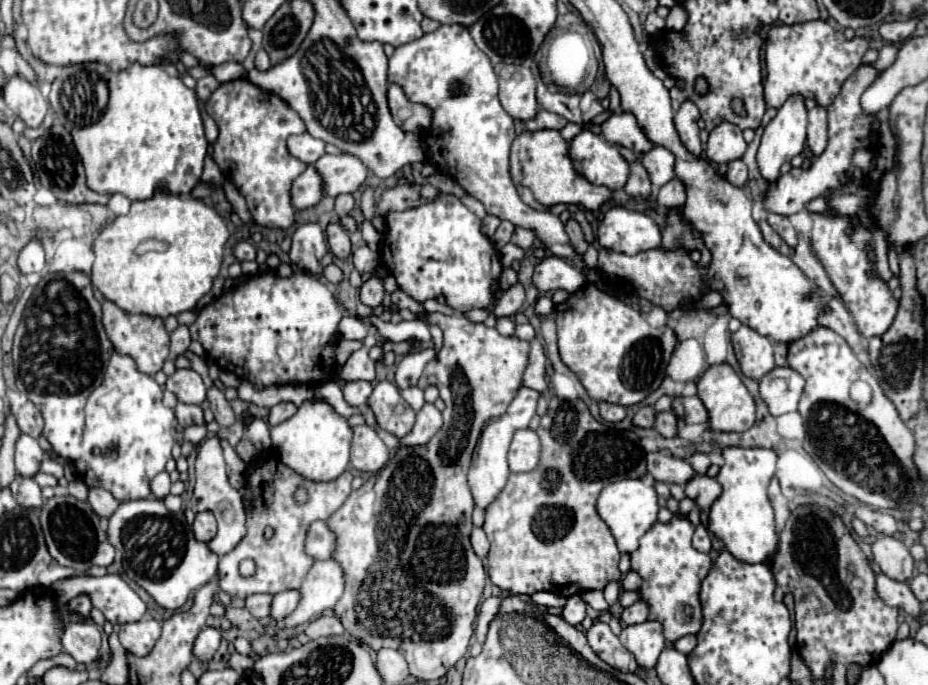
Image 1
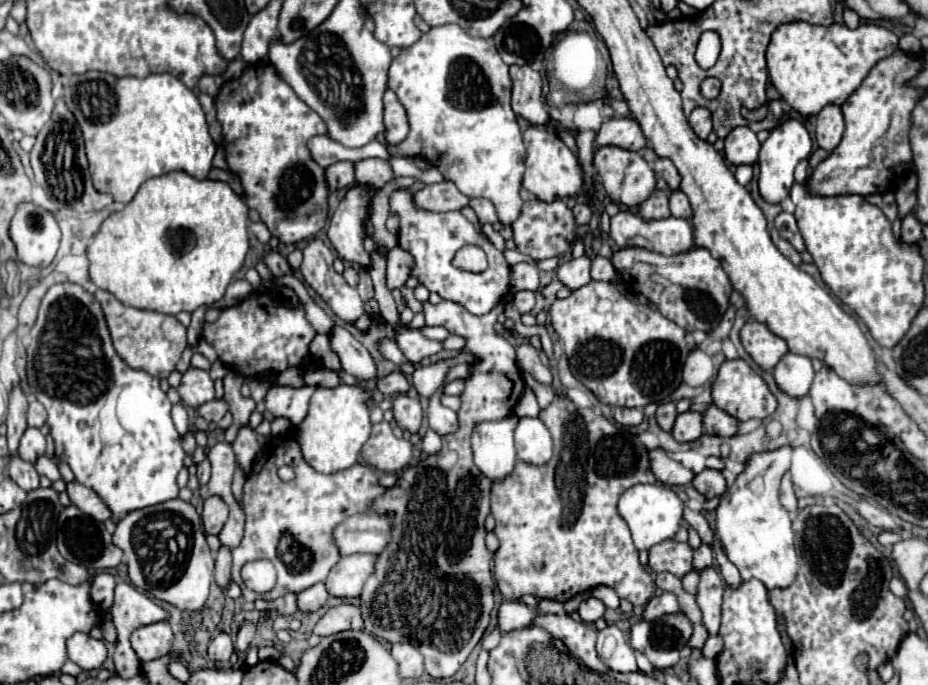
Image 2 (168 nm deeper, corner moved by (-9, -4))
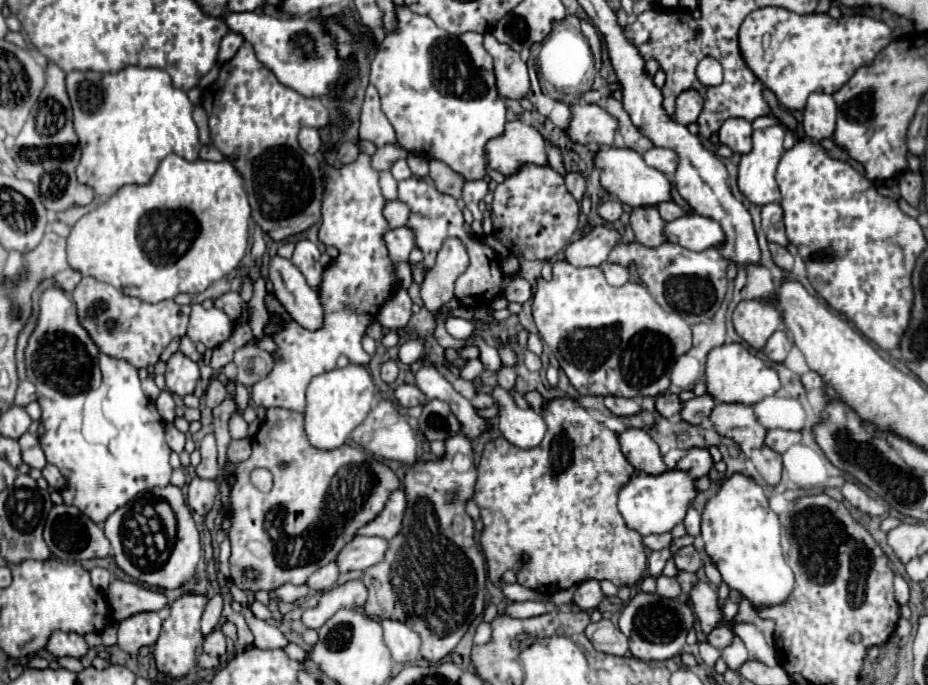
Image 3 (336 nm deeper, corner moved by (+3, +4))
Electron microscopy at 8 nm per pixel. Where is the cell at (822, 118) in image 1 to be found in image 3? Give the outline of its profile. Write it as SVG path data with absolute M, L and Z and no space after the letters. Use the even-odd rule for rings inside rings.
M812 93L804 107L804 133L816 141L834 135L836 103L828 93Z

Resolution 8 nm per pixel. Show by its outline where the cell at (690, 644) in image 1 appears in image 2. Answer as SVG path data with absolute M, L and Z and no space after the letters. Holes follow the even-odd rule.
M718 635L716 637L708 637L706 643L704 643L704 647L702 647L702 655L714 659L720 653L720 645L722 645L722 641L720 641Z

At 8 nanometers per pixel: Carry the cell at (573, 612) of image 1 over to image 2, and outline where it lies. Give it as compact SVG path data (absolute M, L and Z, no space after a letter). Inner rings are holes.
M590 597L590 599L586 599L586 601L580 605L578 615L580 615L580 619L582 619L584 623L594 623L596 619L600 619L600 617L604 615L604 611L606 611L604 603Z

